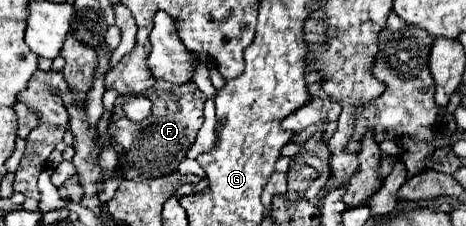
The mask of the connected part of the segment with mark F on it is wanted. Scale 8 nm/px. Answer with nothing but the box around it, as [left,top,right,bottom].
[109,81,207,181]

